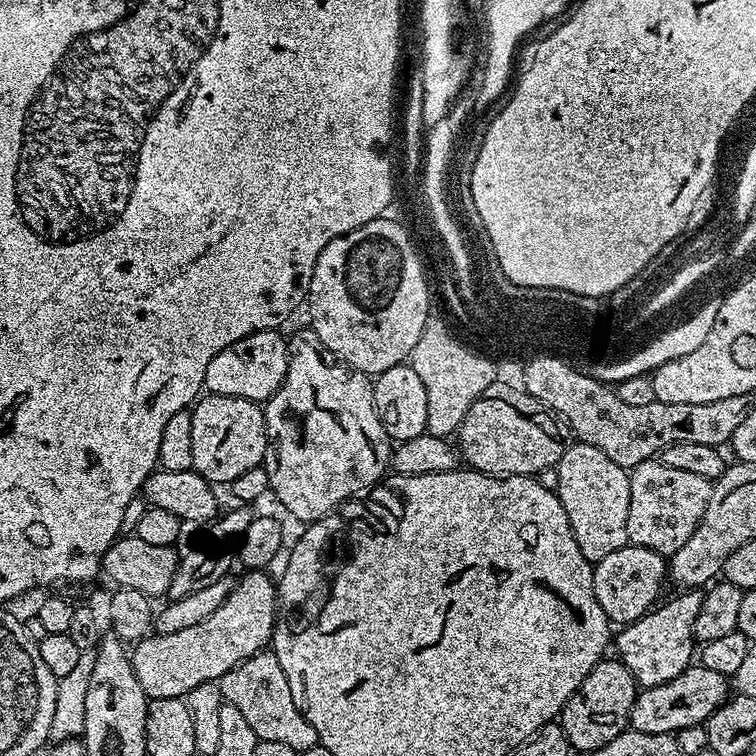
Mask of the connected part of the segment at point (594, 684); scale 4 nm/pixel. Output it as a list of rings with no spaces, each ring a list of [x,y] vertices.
[[[605,658],[596,663],[594,670],[586,674],[582,686],[578,686],[558,717],[572,749],[577,753],[580,751],[580,754],[587,754],[590,750],[606,746],[606,742],[614,742],[614,738],[629,731],[630,714],[634,710],[637,691],[634,674],[626,670],[620,659]]]

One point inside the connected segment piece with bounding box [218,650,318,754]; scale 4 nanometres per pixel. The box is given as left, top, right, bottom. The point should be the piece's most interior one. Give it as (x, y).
(257, 687)

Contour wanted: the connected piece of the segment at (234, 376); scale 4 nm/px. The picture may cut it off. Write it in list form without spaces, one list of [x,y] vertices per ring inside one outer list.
[[[271,328],[251,332],[246,338],[238,338],[238,342],[218,350],[210,358],[210,366],[206,366],[203,391],[214,396],[266,402],[282,386],[288,369],[288,340],[280,334]]]

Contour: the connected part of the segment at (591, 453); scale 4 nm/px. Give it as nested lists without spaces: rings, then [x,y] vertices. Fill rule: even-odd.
[[[573,442],[554,469],[554,491],[570,518],[570,530],[578,550],[590,562],[607,558],[614,550],[622,550],[628,542],[626,518],[630,514],[629,473],[618,462],[610,462],[598,446]]]

